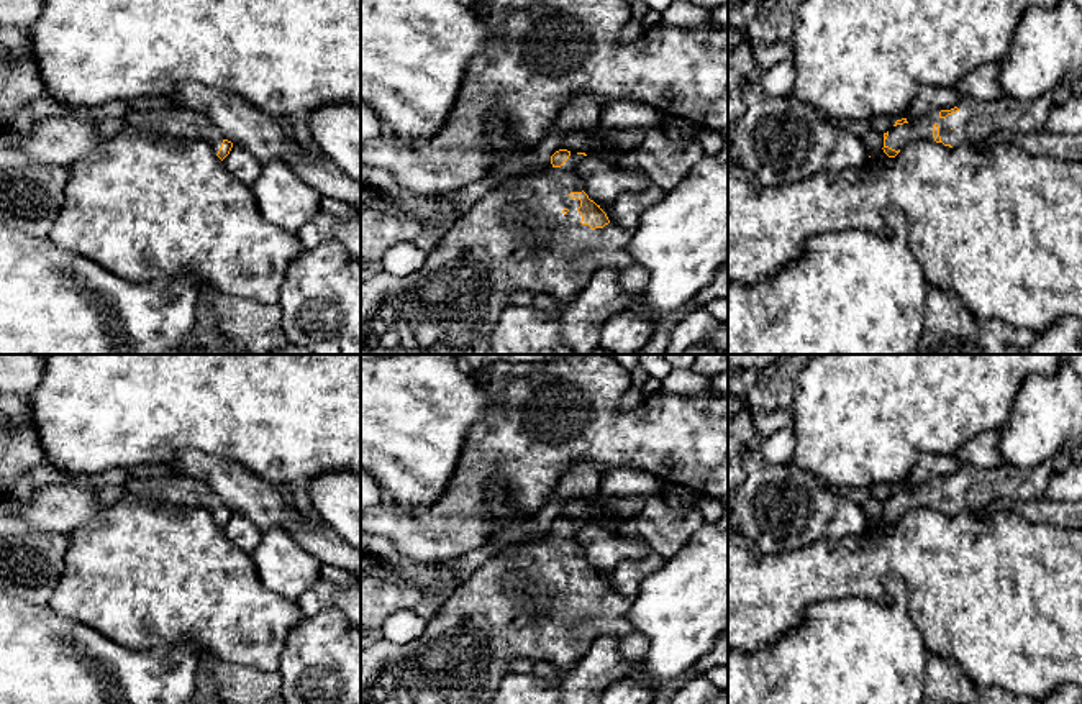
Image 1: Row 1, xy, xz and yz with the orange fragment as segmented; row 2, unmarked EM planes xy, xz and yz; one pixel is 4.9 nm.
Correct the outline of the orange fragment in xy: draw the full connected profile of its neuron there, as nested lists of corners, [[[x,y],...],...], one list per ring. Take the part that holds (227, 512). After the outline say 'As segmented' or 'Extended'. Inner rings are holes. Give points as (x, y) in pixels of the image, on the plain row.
[[[189,476],[148,479],[128,478],[125,484],[128,487],[128,494],[134,497],[172,505],[207,509],[211,512],[221,528],[233,515],[233,510],[223,507],[218,496],[203,481]]]. Extended

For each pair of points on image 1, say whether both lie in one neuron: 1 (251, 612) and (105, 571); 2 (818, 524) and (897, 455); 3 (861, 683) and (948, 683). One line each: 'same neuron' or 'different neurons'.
1: same neuron
2: different neurons
3: different neurons

